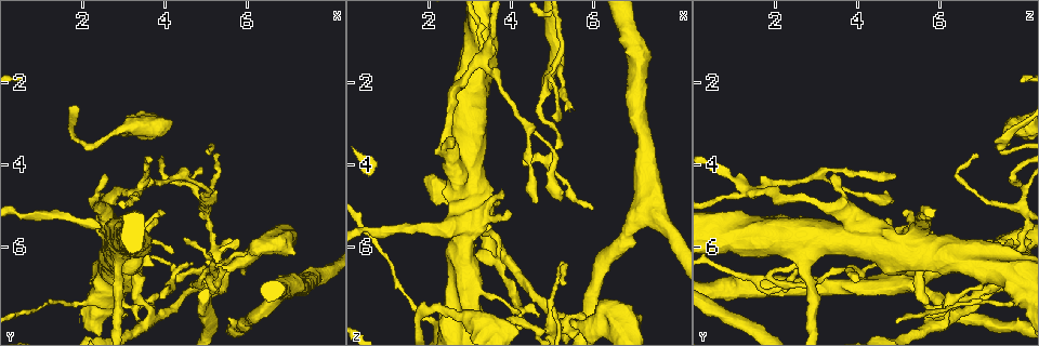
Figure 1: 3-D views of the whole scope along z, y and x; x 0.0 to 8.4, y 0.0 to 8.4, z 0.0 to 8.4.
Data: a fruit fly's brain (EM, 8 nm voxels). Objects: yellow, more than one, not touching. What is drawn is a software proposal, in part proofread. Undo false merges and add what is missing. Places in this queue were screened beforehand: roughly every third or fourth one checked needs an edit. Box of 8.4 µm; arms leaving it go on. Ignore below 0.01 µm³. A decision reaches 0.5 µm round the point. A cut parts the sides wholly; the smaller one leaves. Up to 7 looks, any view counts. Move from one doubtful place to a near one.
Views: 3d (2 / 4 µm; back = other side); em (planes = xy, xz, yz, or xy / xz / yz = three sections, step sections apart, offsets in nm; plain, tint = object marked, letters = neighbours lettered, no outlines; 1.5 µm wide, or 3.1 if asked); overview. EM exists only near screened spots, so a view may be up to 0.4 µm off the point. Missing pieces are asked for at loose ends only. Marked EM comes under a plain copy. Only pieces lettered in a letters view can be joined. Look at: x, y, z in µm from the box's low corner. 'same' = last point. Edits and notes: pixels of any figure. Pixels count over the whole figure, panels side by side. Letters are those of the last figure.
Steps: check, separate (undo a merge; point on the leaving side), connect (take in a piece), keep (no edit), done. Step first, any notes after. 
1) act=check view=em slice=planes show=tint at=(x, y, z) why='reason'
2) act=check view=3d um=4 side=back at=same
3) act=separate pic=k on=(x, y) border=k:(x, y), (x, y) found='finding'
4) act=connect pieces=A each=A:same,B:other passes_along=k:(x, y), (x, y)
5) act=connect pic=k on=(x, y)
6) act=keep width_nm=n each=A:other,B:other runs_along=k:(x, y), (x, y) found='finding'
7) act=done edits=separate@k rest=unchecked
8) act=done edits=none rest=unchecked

act=check view=3d um=4 at=(3.95, 4.25, 7.80) why='abrupt turn'

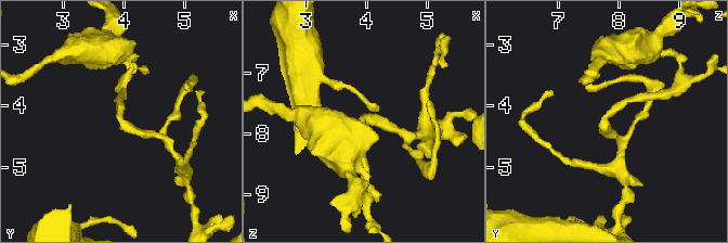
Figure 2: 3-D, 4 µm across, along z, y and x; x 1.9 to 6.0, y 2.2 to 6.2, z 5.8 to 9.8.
act=check view=em slice=xy step=8 show=tint at=(3.90, 4.20, 7.75) why='now the EM'

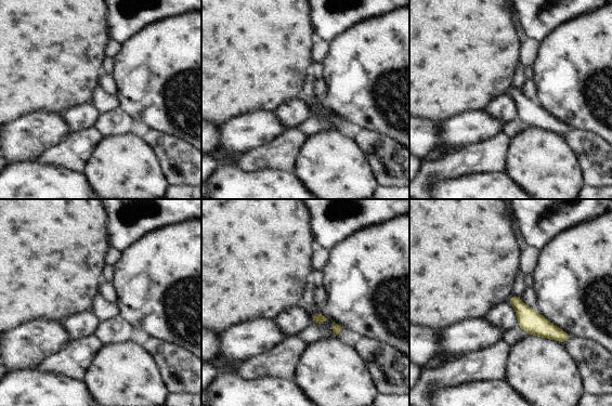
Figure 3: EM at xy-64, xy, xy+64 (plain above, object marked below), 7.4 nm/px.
act=check view=em slice=planes show=letters at=same why='another direction'

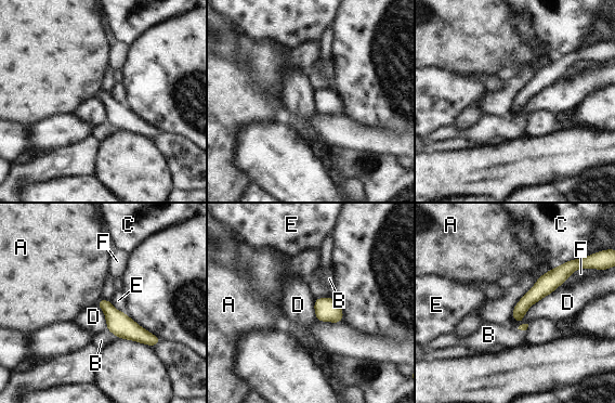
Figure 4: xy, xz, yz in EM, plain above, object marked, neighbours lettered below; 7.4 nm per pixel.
act=keep each=A:other,B:other,C:other,D:other,E:other,F:other border=4:(553, 290), (521, 320), (512, 319) found='one neuron here'

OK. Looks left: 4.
act=check view=3d um=2 at=(2.55, 4.25, 3.40) why='branch stops here'

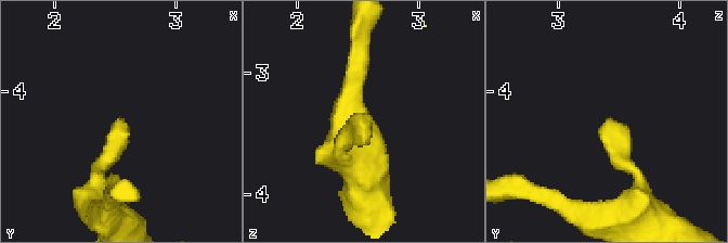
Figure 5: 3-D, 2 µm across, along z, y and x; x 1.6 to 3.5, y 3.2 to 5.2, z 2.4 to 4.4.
act=check view=em slice=xy step=4 show=letters at=(2.58, 4.26, 3.42)

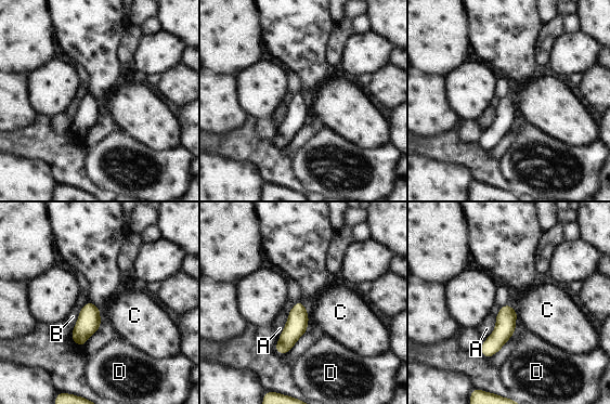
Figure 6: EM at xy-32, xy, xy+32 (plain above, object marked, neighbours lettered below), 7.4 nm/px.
act=check view=em slice=planes show=letters at=same

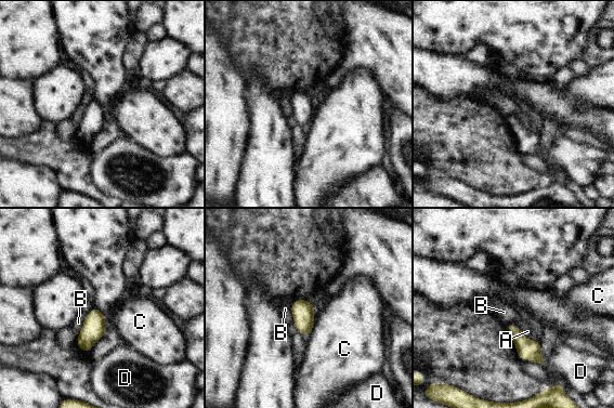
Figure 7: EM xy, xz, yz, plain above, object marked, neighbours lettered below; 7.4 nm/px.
act=keep each=A:other,B:other,C:other,D:other found='no lettered piece goes on from it'

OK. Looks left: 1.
act=done edits=none rest=unchecked

